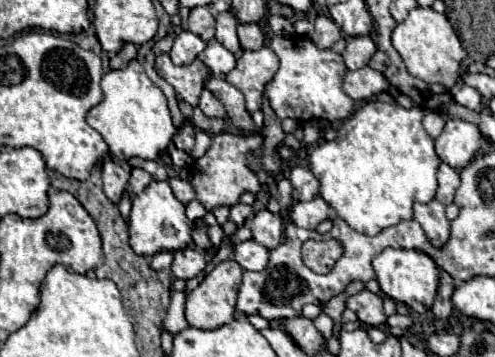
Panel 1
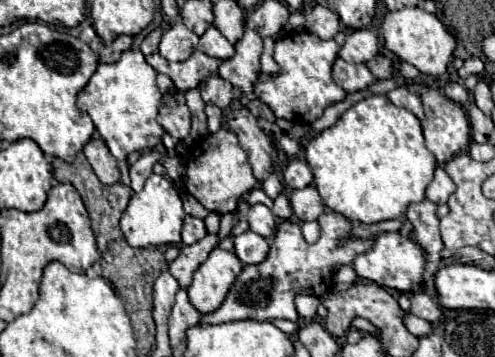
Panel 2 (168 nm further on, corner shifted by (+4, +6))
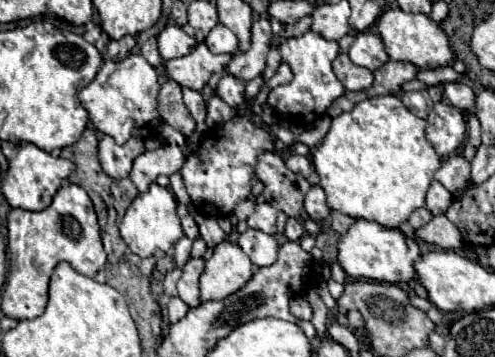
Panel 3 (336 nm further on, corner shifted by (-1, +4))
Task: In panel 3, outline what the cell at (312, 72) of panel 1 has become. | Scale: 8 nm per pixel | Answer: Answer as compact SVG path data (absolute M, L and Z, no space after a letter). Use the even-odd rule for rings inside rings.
M307 31L299 37L289 37L281 43L281 57L285 63L289 63L293 71L293 79L287 85L271 89L267 97L267 103L275 109L281 121L287 121L289 125L309 127L327 111L327 107L337 97L345 93L345 87L331 69L331 63L337 57L337 53L339 53L337 41L327 41L315 31Z

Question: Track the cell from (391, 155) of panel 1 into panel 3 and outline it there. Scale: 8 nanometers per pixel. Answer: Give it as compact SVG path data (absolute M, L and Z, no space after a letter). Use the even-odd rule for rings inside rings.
M369 97L357 103L349 113L333 117L331 129L323 143L313 151L313 167L319 175L319 185L327 195L327 205L333 211L353 219L373 219L383 227L401 227L409 215L425 205L425 193L433 181L433 173L441 167L441 157L425 139L427 121L413 115L399 97Z

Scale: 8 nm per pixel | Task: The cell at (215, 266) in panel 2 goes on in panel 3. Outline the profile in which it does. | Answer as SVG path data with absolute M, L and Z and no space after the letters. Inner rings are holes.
M221 241L201 275L201 299L217 301L239 291L253 277L253 263L243 249L231 241Z

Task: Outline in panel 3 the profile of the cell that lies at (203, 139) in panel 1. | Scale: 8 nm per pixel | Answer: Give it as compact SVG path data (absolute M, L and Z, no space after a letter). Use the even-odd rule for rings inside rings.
M213 95L213 99L207 105L207 119L205 119L205 123L209 127L215 127L215 125L221 125L221 123L233 119L233 115L235 115L235 109L229 107L221 97Z

